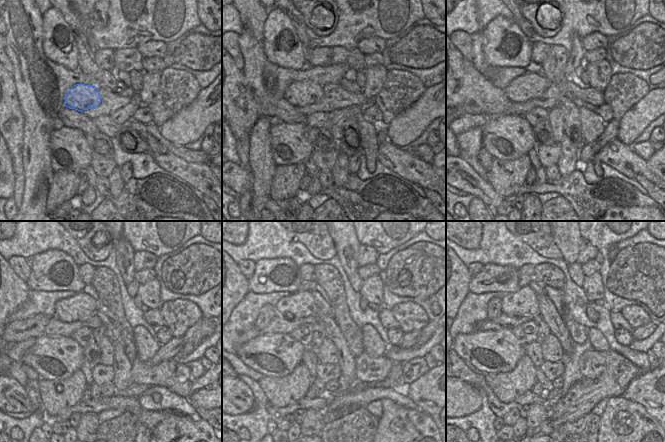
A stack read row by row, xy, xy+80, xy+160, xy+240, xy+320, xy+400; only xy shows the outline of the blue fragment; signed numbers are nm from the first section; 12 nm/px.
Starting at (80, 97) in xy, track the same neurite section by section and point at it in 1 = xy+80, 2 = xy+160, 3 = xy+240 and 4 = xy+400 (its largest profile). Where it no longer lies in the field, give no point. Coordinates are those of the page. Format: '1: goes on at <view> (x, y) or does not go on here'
1: goes on at xy+80 (300, 93)
2: goes on at xy+160 (529, 85)
3: goes on at xy+240 (81, 305)
4: goes on at xy+400 (524, 301)

